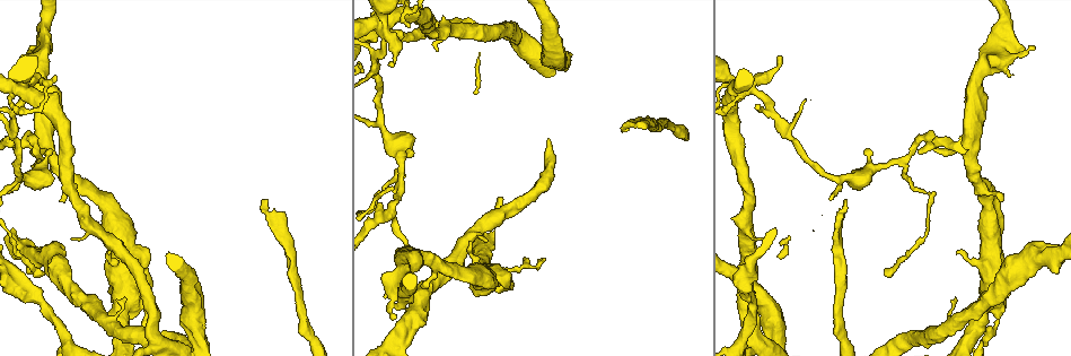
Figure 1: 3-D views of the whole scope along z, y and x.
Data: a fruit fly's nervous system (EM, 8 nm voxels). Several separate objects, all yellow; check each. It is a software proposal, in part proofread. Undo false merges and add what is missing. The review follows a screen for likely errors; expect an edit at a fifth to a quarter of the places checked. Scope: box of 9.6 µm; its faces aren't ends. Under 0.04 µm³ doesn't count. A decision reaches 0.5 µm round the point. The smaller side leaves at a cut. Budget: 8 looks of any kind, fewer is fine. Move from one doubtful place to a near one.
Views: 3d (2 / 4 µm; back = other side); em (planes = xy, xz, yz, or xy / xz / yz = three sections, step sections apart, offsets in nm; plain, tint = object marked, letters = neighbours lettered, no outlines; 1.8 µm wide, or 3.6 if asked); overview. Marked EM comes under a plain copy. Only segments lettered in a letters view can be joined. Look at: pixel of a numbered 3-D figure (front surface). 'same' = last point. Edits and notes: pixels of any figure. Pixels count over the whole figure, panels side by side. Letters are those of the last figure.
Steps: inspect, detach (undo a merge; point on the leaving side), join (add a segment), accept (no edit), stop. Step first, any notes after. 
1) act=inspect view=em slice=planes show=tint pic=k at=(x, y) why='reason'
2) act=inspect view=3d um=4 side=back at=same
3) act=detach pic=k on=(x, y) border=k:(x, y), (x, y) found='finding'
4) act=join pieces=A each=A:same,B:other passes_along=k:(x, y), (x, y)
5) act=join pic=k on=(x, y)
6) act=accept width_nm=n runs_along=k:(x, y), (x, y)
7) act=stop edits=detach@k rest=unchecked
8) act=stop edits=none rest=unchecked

act=inspect view=em slice=xz step=16 show=tint pic=1 at=(966, 148) why='thick turns thin'

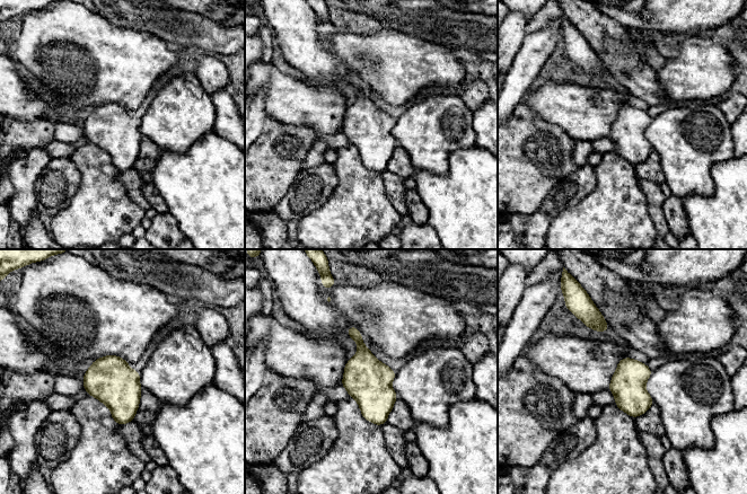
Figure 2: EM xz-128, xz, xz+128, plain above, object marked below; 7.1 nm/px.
act=inspect view=em slice=planes show=letters at=same why='another direction'

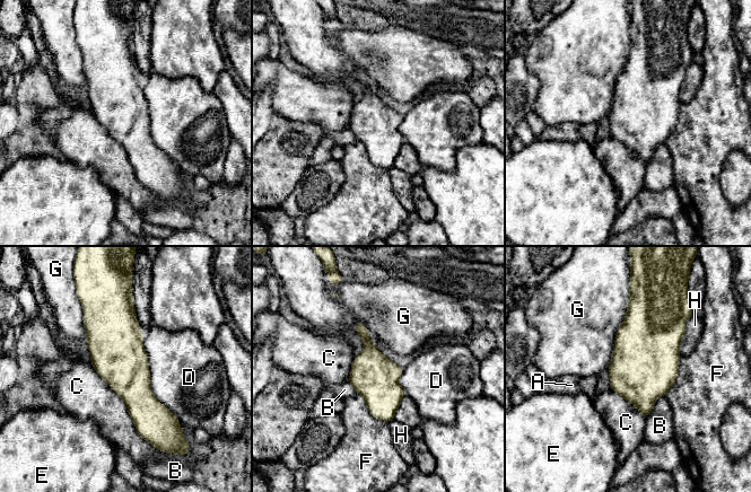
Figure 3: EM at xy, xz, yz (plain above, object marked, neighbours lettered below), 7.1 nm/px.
act=accept longest_contact=C:750nm each=A:other,B:other,C:other,D:other,E:other,F:other,G:other,H:other found='continuous, no second neuron'

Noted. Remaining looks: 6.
act=inspect view=em um=3.6 slice=yz step=16 show=letters pic=1 at=(513, 286) why='an open end'

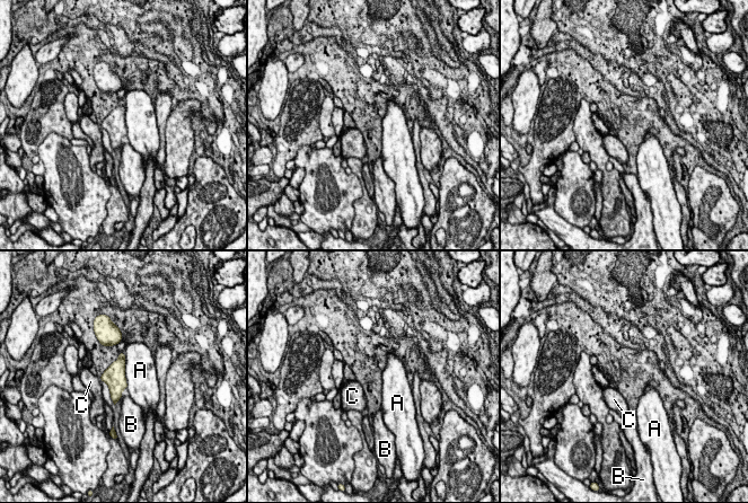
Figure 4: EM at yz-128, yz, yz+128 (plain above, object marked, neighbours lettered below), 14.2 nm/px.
act=accept each=A:other,B:other,C:other found='none of them fits'

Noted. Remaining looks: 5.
act=inspect view=3d um=2 pic=1 at=(629, 129) why='free end'

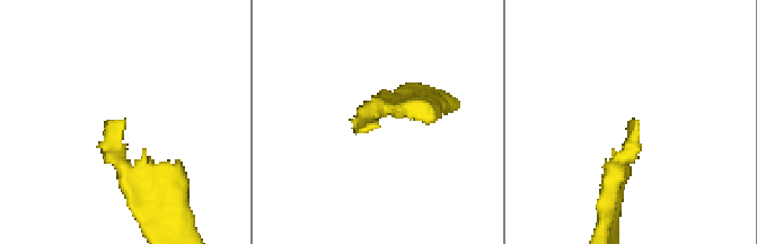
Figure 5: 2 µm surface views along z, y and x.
act=inspect view=em slice=planes show=letters pic=5 at=(122, 121)

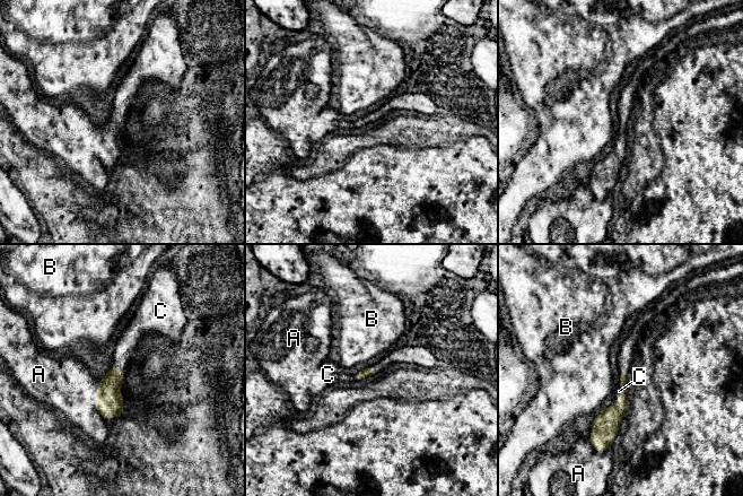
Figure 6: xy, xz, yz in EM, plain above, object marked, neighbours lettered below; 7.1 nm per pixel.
act=join pieces=C longest_contact=C:340nm each=A:other,B:other,C:same passes_along=6:(108, 402), (120, 384), (123, 351) found='the neuron continues'

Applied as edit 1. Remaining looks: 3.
act=stop edits=join@6 rest=unchecked

